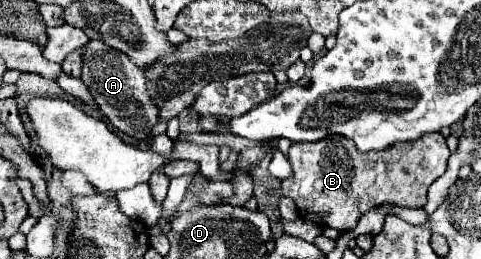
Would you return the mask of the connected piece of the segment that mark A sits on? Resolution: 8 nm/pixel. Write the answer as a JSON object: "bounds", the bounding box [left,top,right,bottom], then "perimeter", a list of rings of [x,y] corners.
{"bounds":[80,40,158,142],"perimeter":[[[90,40],[86,46],[82,46],[82,50],[84,54],[80,78],[86,84],[92,98],[96,100],[98,108],[118,132],[126,134],[132,140],[142,142],[158,120],[158,110],[154,108],[154,102],[146,92],[144,72],[136,64],[132,64],[124,52],[118,52],[102,44],[100,40]]]}

